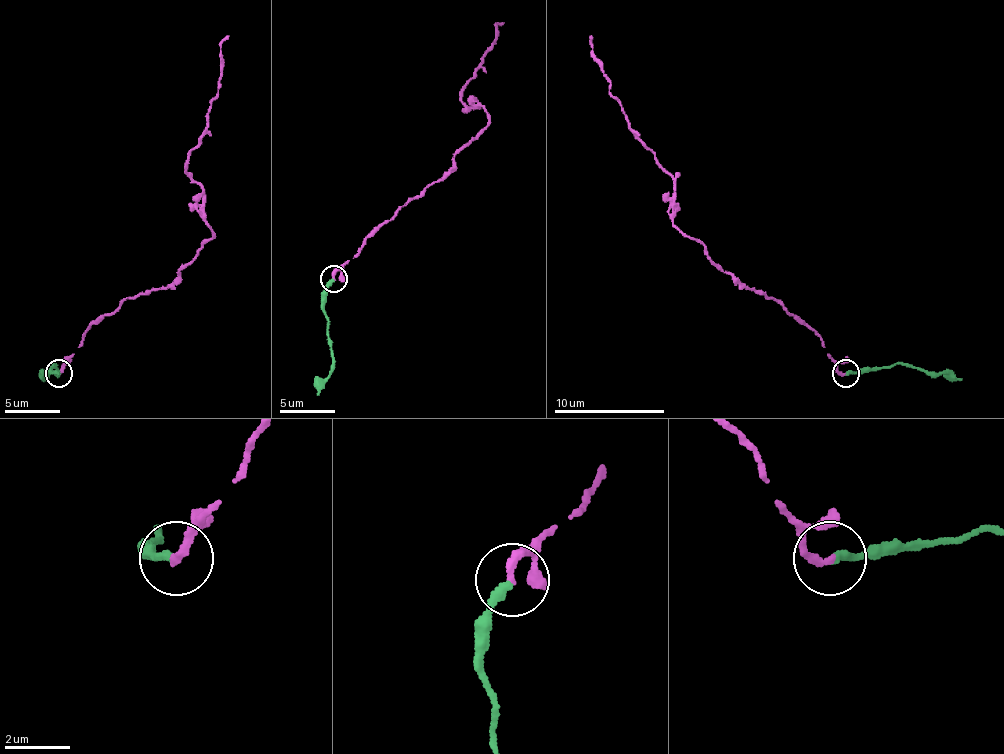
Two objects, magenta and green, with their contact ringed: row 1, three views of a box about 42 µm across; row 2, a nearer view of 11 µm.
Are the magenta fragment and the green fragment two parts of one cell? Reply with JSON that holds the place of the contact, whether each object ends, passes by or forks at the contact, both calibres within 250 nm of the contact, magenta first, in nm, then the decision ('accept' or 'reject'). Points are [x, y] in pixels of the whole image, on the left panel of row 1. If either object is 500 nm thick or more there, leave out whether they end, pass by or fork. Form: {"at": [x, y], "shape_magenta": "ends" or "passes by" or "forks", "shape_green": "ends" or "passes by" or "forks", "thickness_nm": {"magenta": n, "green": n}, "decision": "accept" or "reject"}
{"at": [59, 373], "shape_magenta": "ends", "shape_green": "ends", "thickness_nm": {"magenta": 260, "green": 280}, "decision": "accept"}

